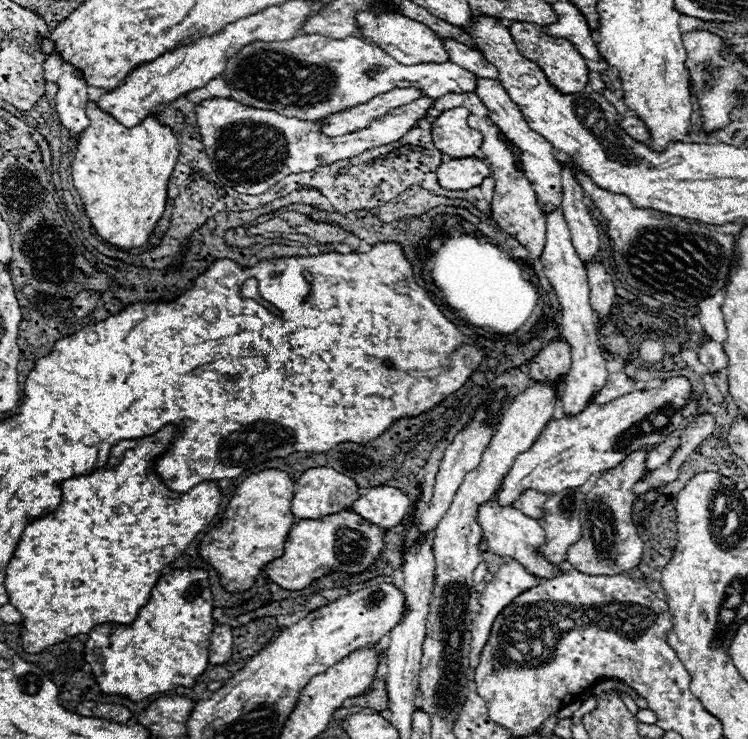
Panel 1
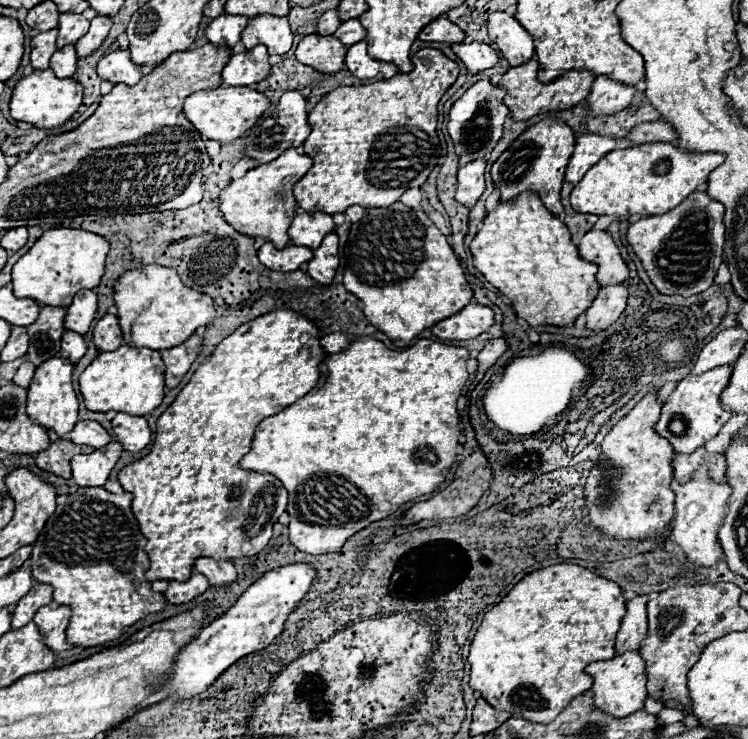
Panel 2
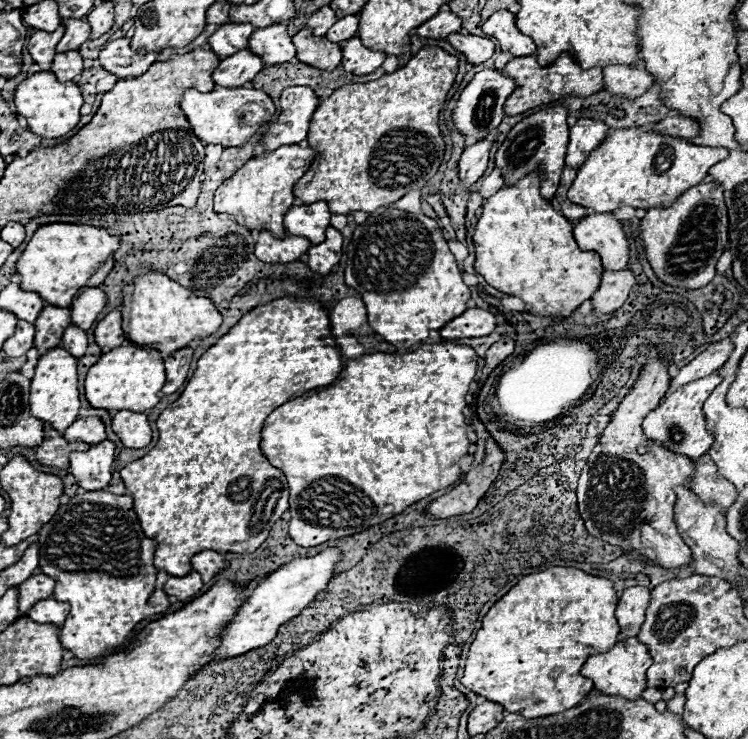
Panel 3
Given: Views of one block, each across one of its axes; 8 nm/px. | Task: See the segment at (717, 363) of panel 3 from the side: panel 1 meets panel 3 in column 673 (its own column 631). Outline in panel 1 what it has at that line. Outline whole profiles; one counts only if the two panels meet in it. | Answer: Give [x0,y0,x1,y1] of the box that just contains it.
[592,372,634,404]

